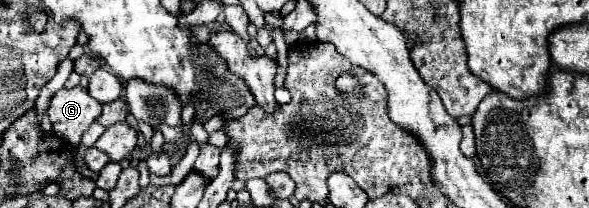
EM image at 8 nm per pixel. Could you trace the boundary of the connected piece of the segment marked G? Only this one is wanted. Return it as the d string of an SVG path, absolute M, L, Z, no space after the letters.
M75 86L69 90L61 88L51 96L47 108L53 132L71 146L79 144L81 134L91 126L91 122L99 114L101 114L101 104L93 100L89 90L83 86Z

